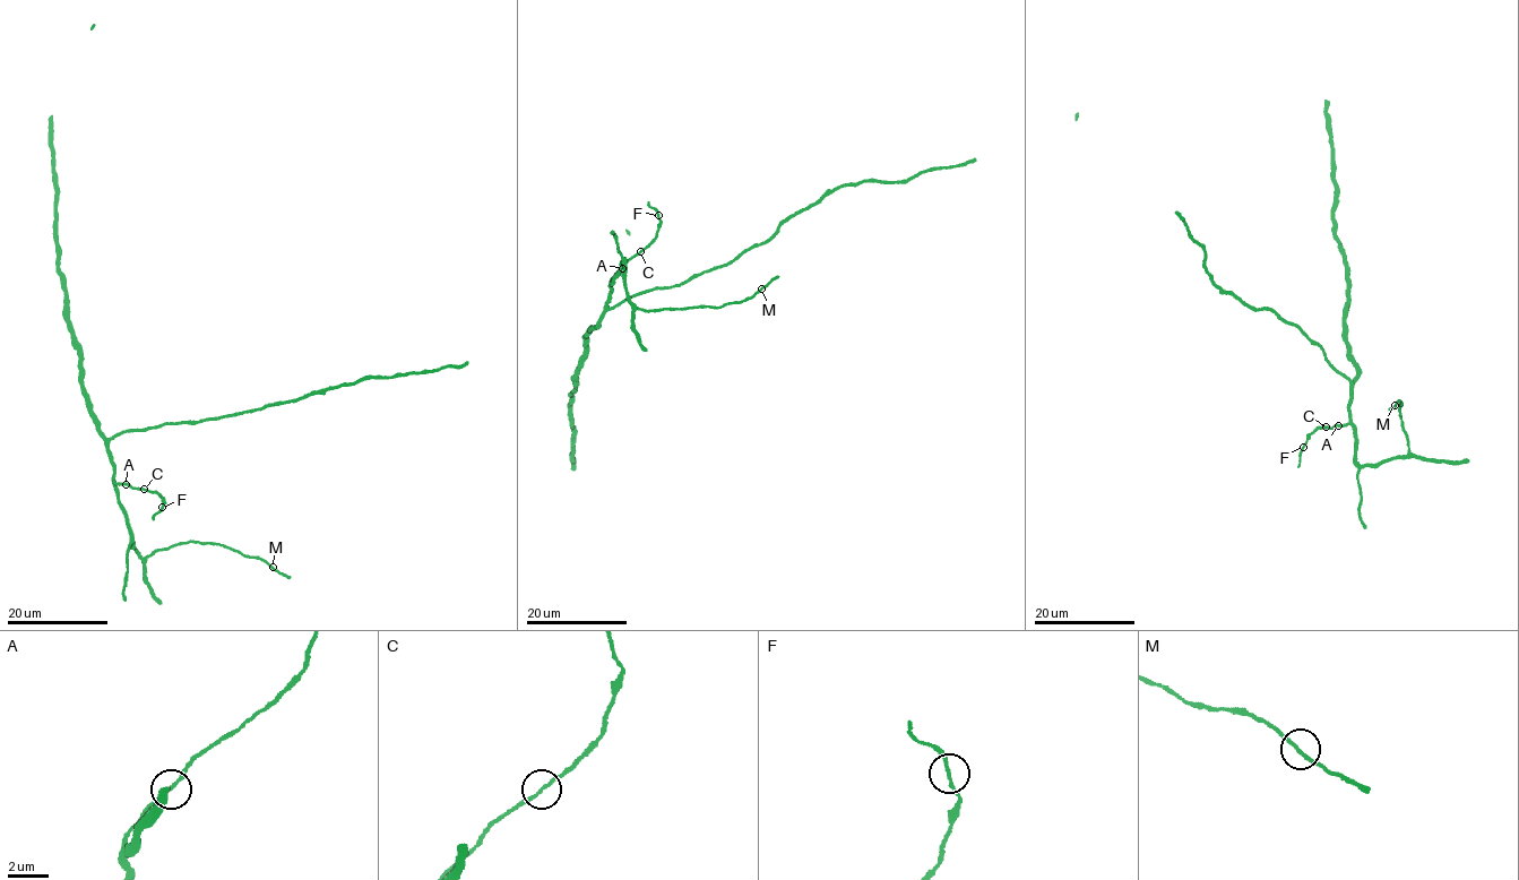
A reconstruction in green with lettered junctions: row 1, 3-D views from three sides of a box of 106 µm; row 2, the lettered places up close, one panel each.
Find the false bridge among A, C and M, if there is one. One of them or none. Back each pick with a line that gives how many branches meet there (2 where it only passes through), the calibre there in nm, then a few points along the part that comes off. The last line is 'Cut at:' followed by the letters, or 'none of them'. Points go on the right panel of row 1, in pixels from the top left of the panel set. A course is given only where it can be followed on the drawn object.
Cut at: none of them

